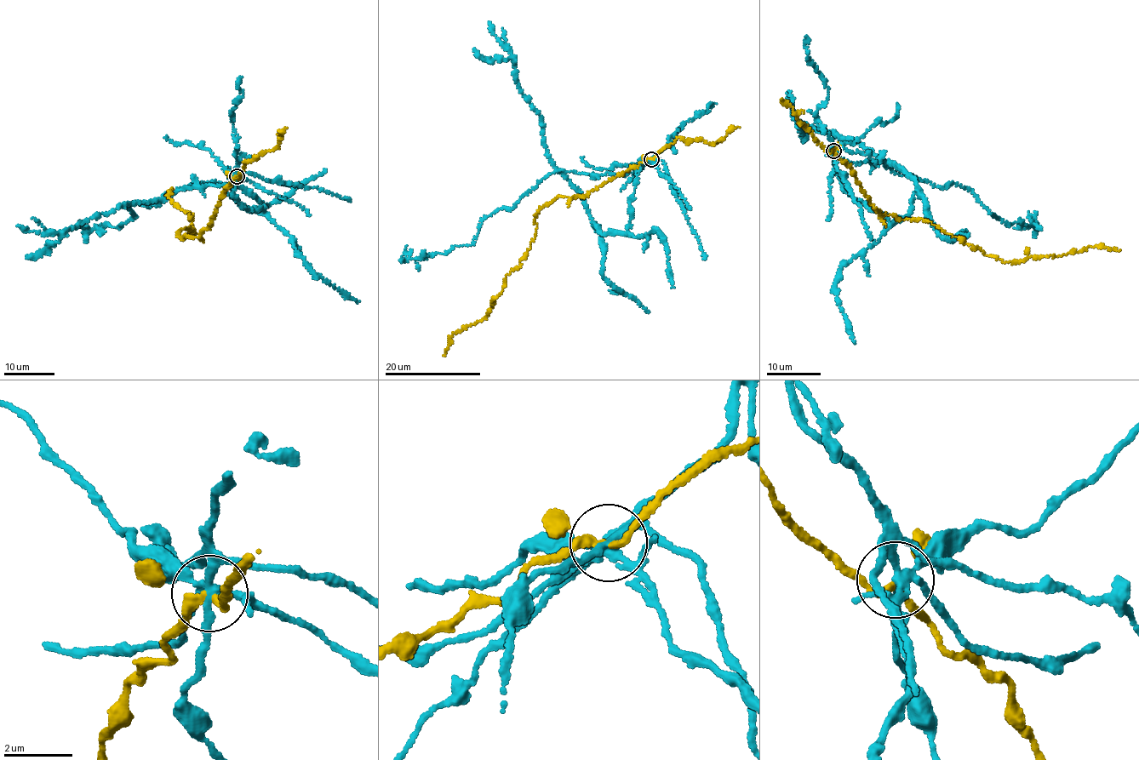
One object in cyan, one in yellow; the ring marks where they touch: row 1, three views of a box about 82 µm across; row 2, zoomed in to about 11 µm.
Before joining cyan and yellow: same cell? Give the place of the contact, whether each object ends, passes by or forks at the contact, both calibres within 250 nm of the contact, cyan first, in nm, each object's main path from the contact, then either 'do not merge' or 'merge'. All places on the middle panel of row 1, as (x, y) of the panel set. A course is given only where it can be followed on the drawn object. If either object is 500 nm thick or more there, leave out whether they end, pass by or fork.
at (651, 159); cyan forks there; yellow passes by; 240 nm thick on the cyan side, 200 nm on the other; cyan runs (650, 158), (626, 174), (550, 173), (511, 209), (482, 220), (472, 242), (420, 259), (404, 259), (406, 246); yellow runs (650, 158), (586, 196), (559, 195), (542, 207), (531, 247), (506, 277), (492, 308), (449, 339), (443, 357); do not merge

